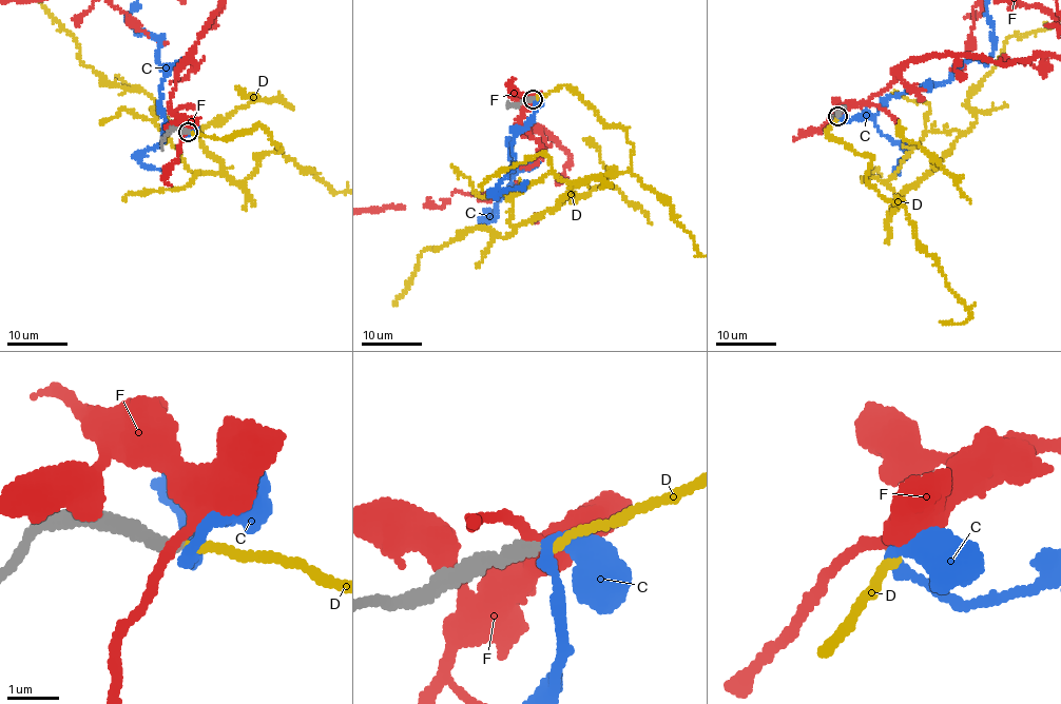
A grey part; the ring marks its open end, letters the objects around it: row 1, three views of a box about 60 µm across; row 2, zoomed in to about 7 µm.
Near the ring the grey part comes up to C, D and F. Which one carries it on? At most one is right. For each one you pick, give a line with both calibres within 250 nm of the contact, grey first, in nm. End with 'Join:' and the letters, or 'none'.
D: Thickness 280 nm (grey) against 160 nm
Join: D

